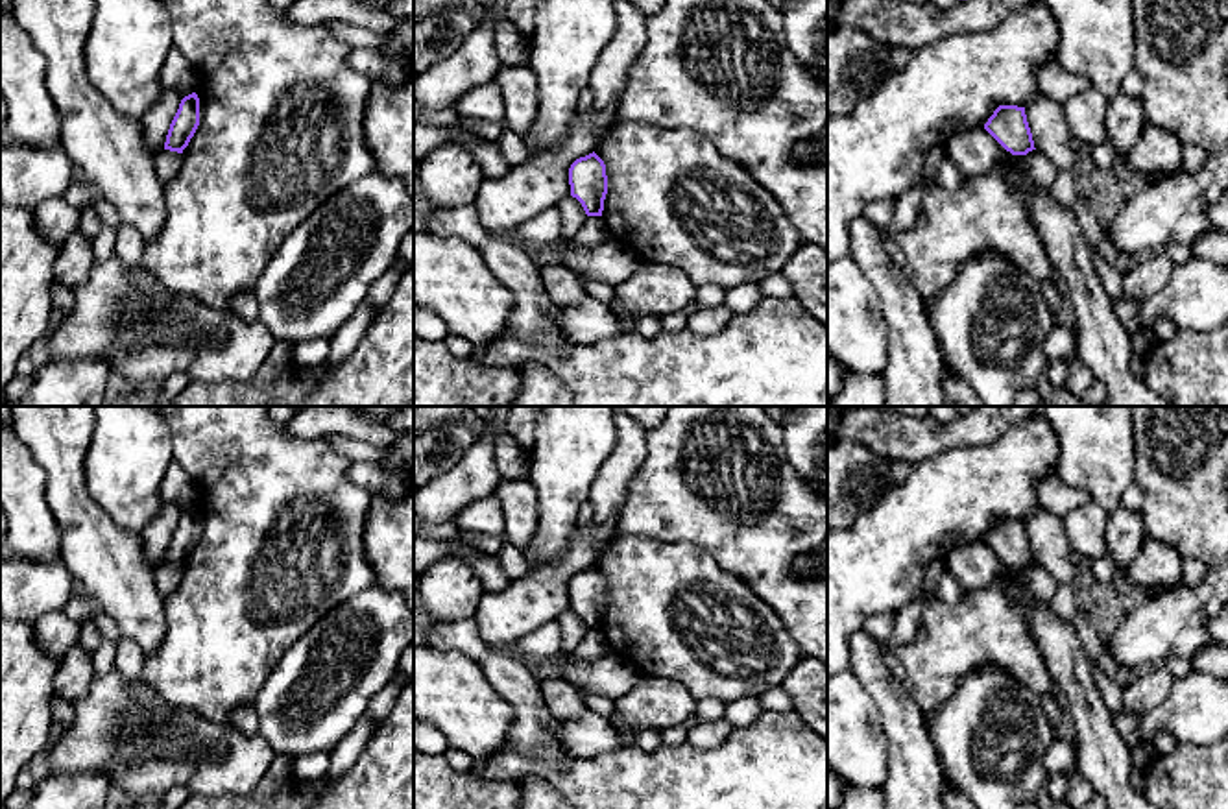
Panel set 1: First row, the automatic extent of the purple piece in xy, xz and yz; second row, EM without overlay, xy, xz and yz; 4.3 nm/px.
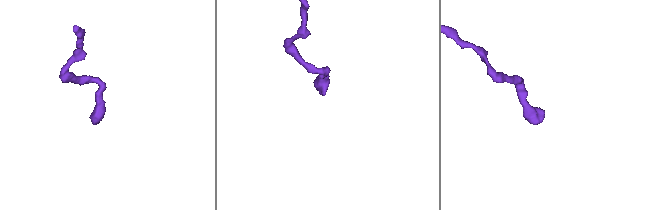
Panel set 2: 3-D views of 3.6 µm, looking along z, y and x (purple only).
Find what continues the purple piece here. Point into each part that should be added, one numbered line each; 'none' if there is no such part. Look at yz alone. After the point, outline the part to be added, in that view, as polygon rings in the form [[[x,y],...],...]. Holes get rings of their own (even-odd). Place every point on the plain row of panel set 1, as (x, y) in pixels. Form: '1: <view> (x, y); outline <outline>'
none

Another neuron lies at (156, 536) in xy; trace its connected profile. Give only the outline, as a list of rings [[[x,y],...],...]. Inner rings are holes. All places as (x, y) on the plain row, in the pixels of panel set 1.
[[[164,502],[159,515],[138,534],[153,567],[164,563],[170,537],[183,510],[177,502]]]

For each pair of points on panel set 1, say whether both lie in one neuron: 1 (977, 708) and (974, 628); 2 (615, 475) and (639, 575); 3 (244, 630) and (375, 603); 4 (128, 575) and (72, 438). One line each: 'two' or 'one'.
1: two
2: two
3: two
4: one

